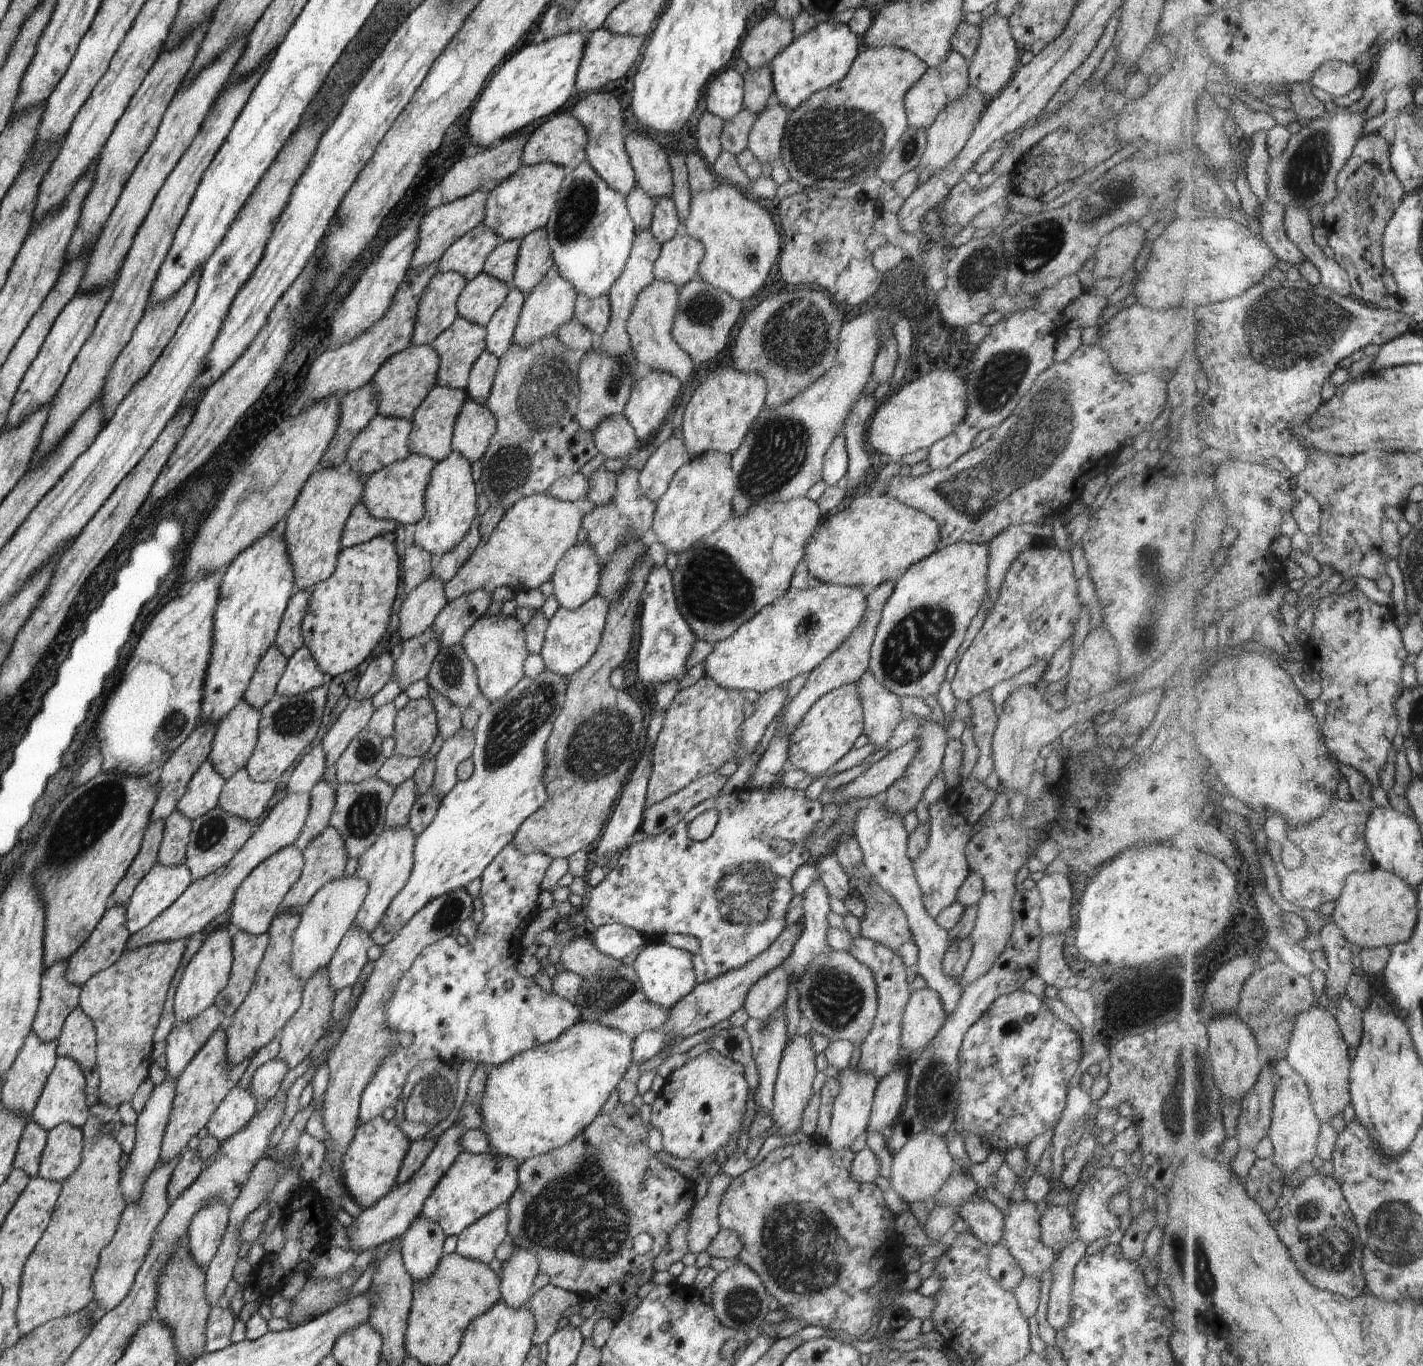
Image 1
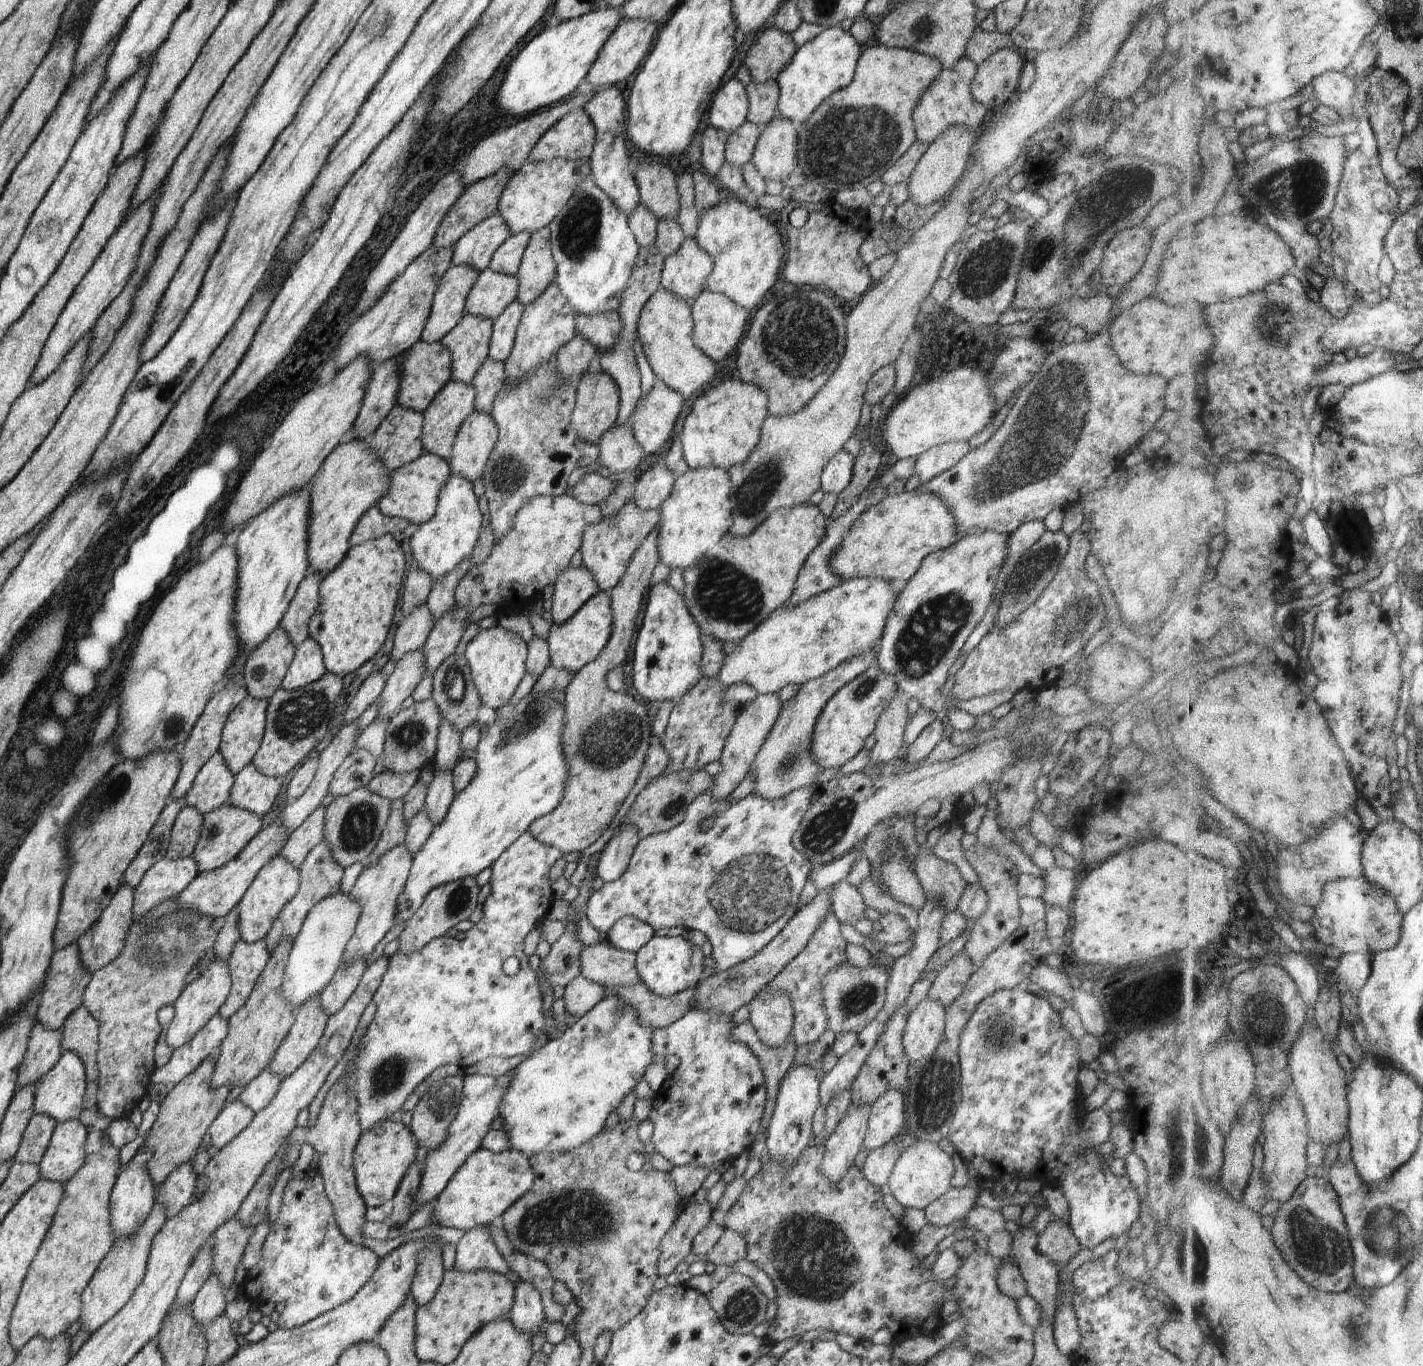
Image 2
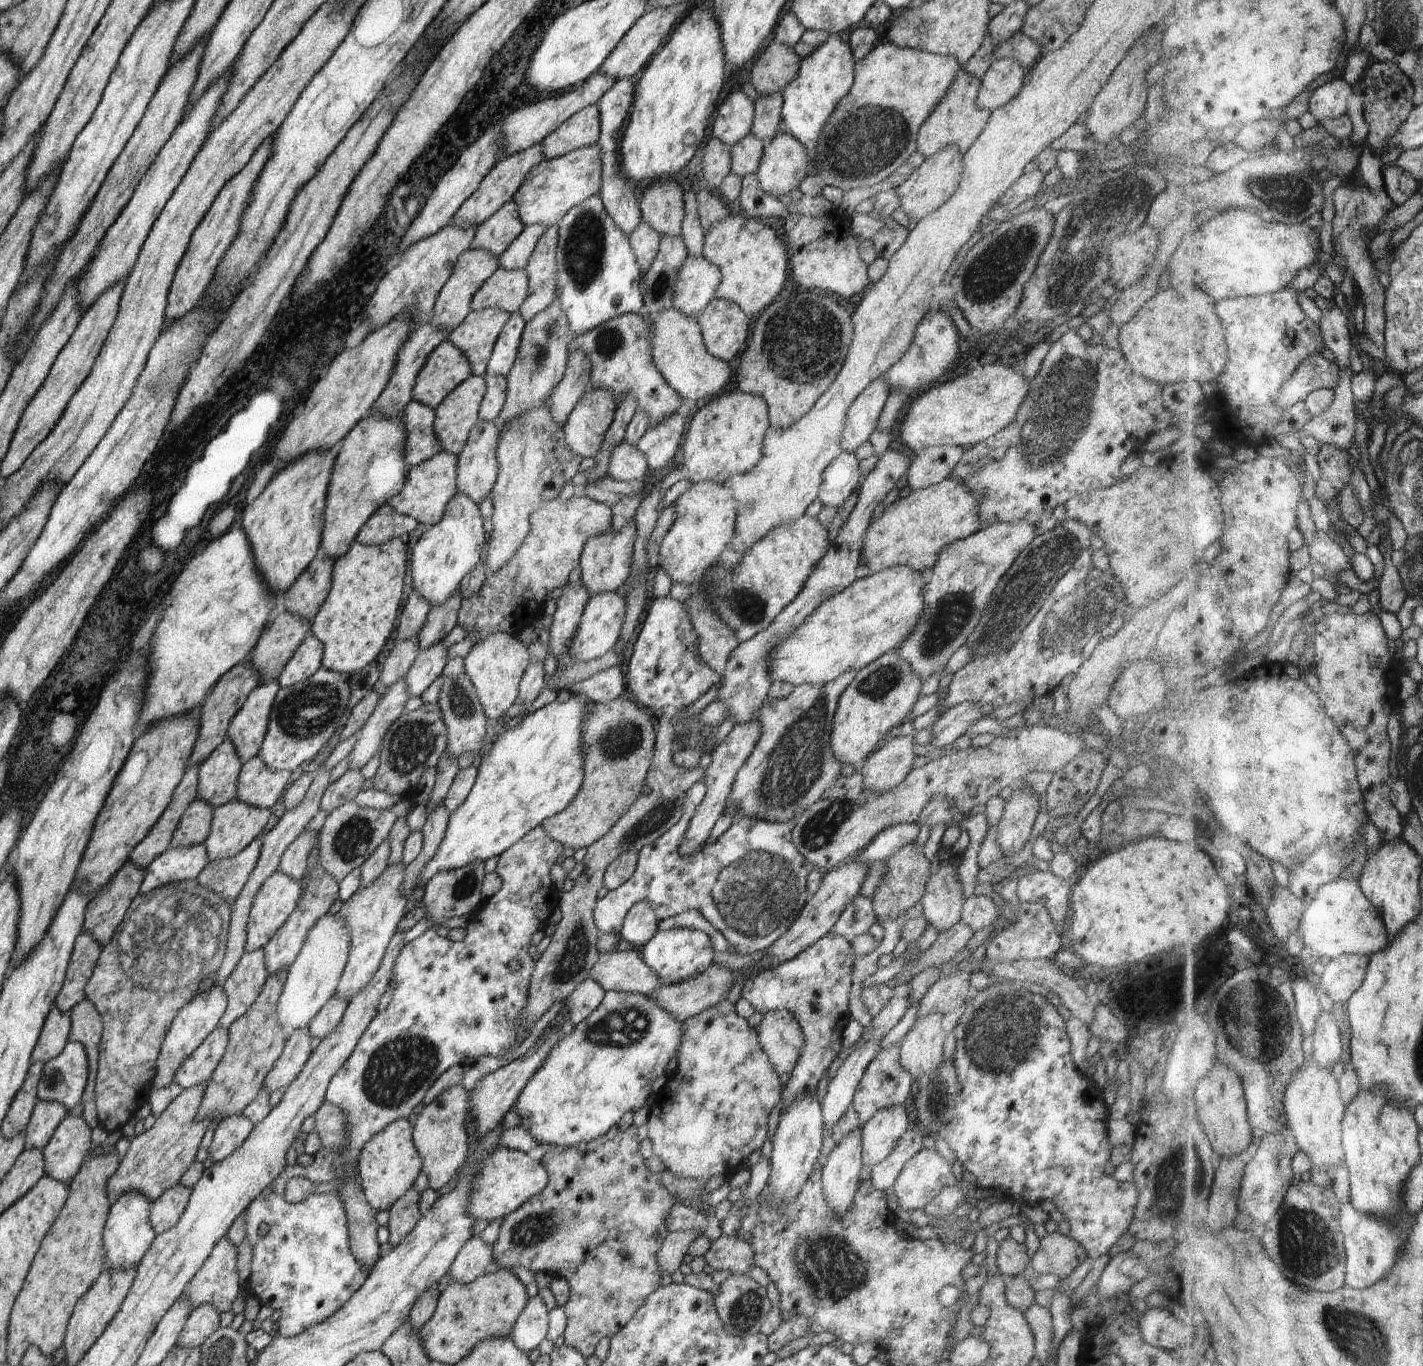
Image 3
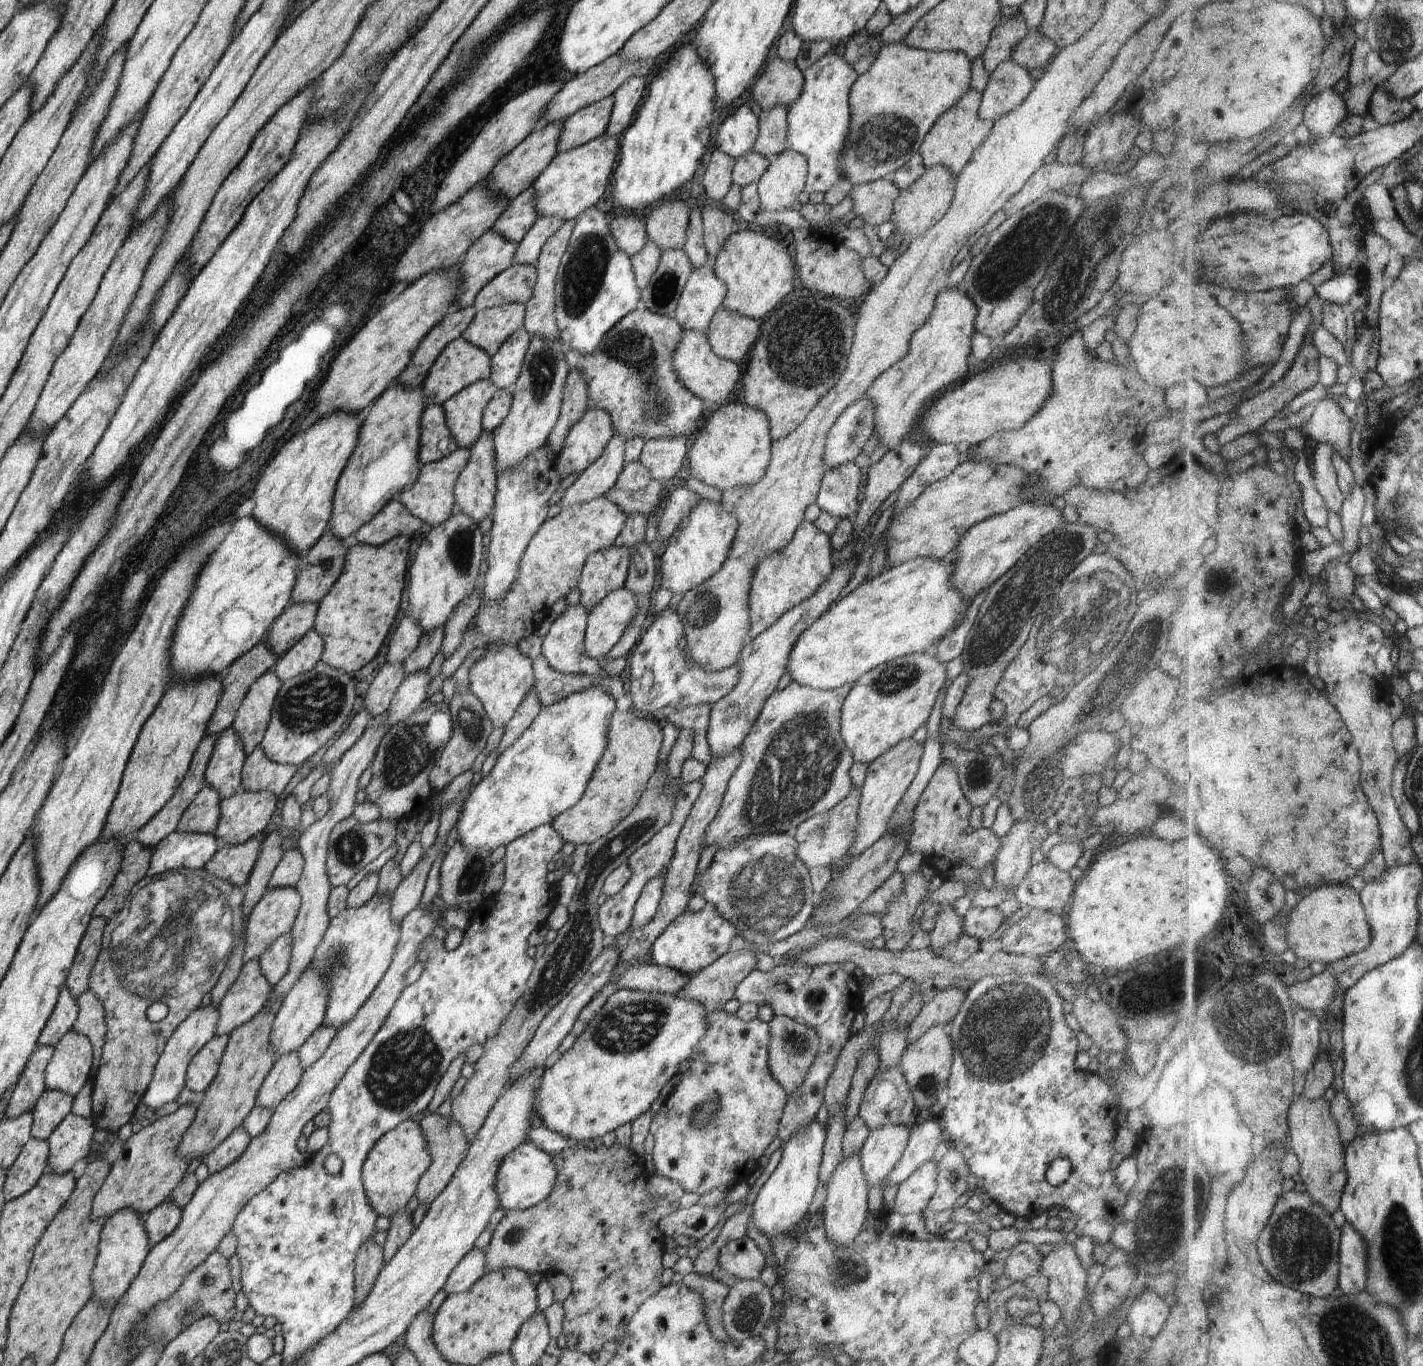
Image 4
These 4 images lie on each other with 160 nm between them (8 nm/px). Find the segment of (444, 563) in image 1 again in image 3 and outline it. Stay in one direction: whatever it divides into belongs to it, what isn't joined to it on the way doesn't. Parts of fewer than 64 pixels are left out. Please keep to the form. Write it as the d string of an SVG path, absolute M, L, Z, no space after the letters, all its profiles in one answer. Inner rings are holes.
M460 589L456 590L448 602L440 606L431 606L426 622L420 630L418 638L419 650L428 650L436 642L443 641L444 638L457 625L457 615L461 608Z

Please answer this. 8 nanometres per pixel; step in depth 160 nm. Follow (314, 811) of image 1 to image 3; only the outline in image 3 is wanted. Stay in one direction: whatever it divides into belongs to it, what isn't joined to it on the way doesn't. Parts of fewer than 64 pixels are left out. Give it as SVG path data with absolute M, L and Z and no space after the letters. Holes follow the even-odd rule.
M314 831L301 833L284 852L278 870L290 876L292 880L302 881L308 869L308 856L317 847L317 835Z

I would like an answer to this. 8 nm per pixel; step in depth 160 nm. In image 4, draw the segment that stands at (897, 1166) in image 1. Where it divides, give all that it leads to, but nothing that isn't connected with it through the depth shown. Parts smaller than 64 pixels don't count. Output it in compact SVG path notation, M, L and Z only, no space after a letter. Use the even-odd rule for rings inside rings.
M924 1162L910 1178L898 1186L893 1212L898 1214L922 1213L936 1191L937 1162Z

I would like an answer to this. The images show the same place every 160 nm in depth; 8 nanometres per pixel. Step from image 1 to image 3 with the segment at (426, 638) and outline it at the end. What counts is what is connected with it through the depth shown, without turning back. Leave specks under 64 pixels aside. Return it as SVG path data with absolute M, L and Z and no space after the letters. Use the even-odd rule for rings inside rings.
M400 678L382 696L376 710L372 712L364 727L357 734L356 745L348 756L348 770L361 772L370 759L379 754L386 732L402 714L406 713L405 706L408 700L406 682L404 682L404 678Z

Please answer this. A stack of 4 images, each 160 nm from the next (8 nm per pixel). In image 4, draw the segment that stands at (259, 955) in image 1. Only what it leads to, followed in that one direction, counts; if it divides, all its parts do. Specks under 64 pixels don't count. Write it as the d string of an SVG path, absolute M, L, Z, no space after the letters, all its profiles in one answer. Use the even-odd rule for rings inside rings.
M258 958L245 962L218 1008L215 1035L228 1037L238 1026L252 1020L269 1001L271 991L272 986L262 975Z

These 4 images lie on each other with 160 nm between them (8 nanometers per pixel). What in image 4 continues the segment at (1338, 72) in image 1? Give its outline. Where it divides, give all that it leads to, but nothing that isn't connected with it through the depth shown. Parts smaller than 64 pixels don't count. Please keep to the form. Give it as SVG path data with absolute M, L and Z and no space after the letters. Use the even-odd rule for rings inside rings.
M1335 89L1326 90L1306 108L1305 125L1312 135L1325 139L1335 134L1335 130L1350 114L1342 94Z

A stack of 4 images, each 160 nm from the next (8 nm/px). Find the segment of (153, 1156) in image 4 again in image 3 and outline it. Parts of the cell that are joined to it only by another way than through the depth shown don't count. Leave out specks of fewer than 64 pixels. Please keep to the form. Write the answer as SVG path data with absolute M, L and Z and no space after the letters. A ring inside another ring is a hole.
M204 1084L182 1090L162 1114L156 1117L156 1123L150 1130L144 1130L139 1136L128 1135L130 1148L120 1162L118 1169L106 1182L106 1192L115 1199L128 1192L136 1190L151 1203L156 1202L166 1190L176 1186L182 1176L194 1164L198 1148L208 1126L208 1120L198 1122L197 1113L205 1092Z

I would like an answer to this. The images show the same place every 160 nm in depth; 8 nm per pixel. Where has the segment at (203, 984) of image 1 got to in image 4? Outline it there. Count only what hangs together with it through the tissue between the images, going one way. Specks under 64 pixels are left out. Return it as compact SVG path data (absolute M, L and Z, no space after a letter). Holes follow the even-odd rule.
M212 1005L205 1008L200 1007L194 1010L178 1028L173 1032L168 1040L158 1063L154 1068L152 1081L142 1098L143 1103L149 1107L158 1110L165 1104L174 1103L182 1094L182 1090L186 1086L186 1072L191 1060L202 1048L214 1038L216 1026L218 1023L217 1008L212 1008Z

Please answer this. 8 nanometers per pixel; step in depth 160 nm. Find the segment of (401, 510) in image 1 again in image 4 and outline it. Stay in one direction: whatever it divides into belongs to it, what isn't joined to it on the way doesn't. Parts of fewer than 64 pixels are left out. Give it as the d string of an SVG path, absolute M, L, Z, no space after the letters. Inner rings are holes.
M458 448L452 454L421 466L420 476L410 490L404 490L397 495L396 499L406 506L406 509L424 523L431 527L440 526L450 518L456 510L455 496L453 494L456 482L462 470L470 460L470 450L468 448Z

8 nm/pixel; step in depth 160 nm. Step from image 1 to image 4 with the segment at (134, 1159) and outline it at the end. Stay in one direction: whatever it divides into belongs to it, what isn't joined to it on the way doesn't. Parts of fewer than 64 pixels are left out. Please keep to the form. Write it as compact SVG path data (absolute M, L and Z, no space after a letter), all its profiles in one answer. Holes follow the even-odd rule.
M124 1208L105 1220L98 1244L95 1266L90 1274L90 1280L92 1280L91 1298L94 1300L114 1307L118 1300L126 1294L126 1290L130 1288L134 1278L138 1276L150 1250L148 1236L141 1218L134 1210Z

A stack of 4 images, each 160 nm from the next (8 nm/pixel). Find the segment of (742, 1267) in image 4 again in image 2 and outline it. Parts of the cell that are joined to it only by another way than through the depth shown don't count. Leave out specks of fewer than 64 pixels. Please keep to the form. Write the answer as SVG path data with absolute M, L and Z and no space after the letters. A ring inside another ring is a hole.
M726 1229L718 1243L706 1256L706 1260L716 1265L716 1267L734 1265L744 1259L747 1256L747 1252L748 1248L744 1238L734 1230Z

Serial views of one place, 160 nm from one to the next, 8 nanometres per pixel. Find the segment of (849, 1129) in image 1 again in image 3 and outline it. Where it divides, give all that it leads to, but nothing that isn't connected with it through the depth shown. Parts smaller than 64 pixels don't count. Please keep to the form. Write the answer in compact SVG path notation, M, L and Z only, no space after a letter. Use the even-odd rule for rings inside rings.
M856 1128L840 1140L840 1144L828 1154L821 1170L823 1196L830 1210L844 1216L854 1206L854 1196L860 1186L862 1172L861 1128Z

